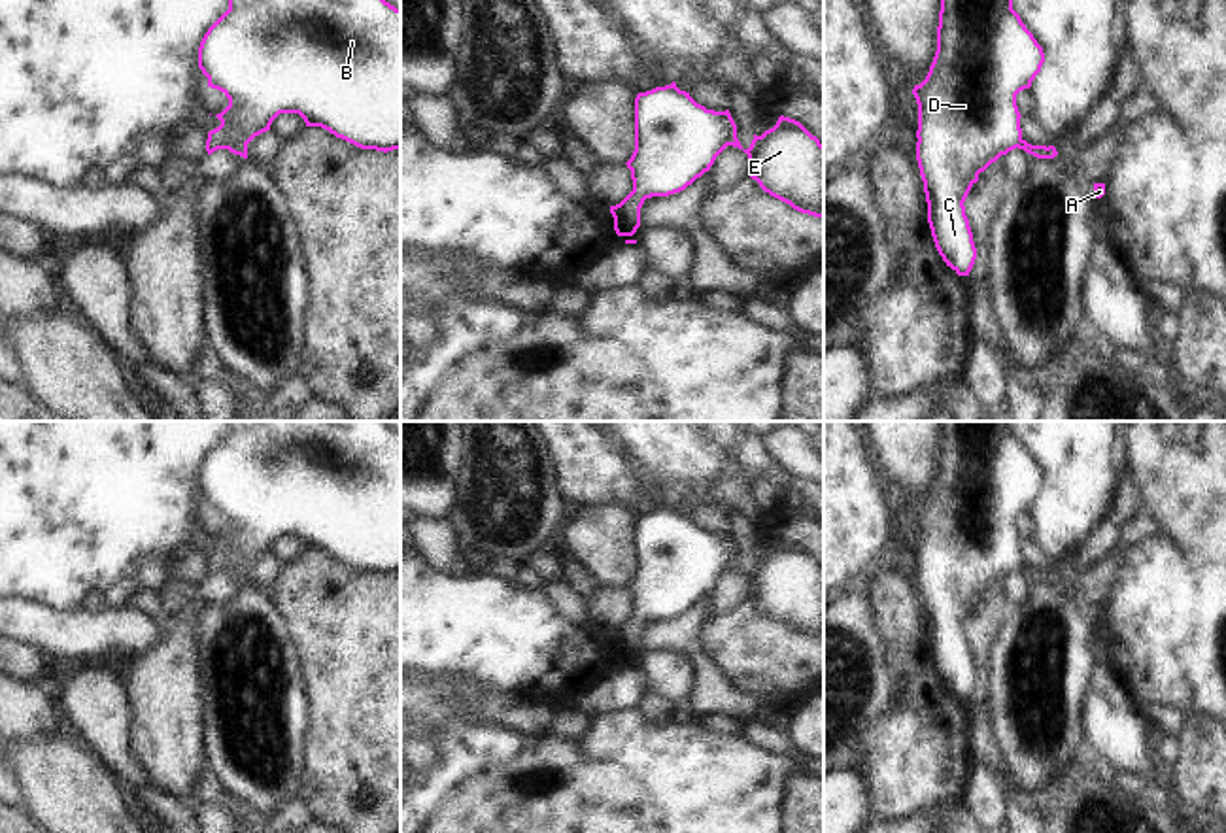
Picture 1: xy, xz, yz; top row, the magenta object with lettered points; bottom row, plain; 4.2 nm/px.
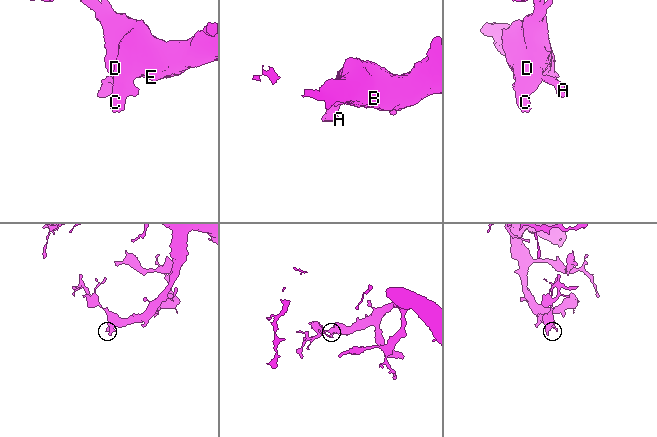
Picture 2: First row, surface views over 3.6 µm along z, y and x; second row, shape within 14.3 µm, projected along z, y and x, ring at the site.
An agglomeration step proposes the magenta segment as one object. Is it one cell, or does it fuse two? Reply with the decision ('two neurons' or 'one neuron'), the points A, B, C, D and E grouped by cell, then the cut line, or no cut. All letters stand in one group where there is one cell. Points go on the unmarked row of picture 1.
one neuron | A B C D E | no cut

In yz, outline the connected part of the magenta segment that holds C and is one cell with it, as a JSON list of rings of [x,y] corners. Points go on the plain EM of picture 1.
[[[941,421],[937,474],[926,502],[912,512],[918,527],[916,584],[924,604],[928,646],[935,671],[946,689],[958,699],[969,699],[977,682],[963,625],[979,604],[979,597],[1016,570],[1037,582],[1054,582],[1058,578],[1054,569],[1031,569],[1022,561],[1022,538],[1016,529],[1016,518],[1031,510],[1043,485],[1043,470],[1013,433],[1013,421]]]

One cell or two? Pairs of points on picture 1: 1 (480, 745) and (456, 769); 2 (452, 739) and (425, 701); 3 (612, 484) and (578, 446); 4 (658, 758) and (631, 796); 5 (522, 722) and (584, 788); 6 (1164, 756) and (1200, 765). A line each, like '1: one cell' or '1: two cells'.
1: one cell
2: two cells
3: one cell
4: two cells
5: two cells
6: two cells

